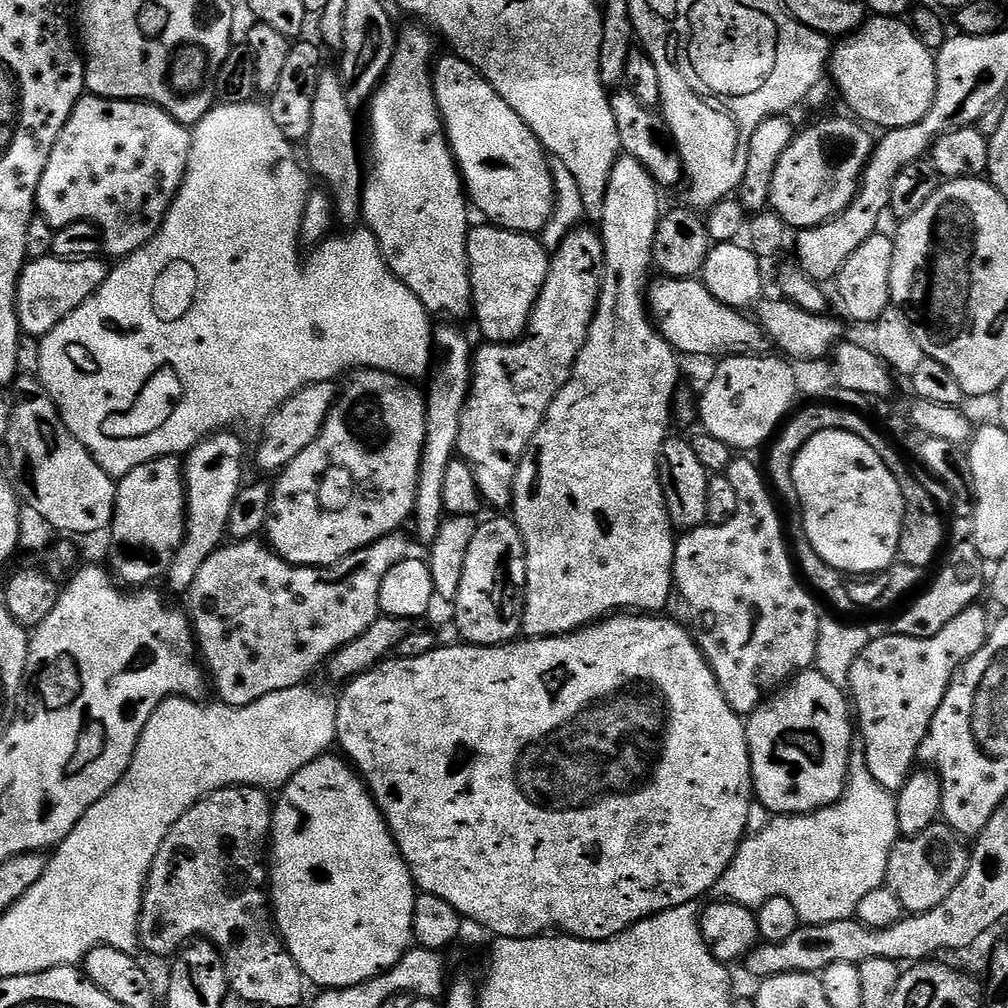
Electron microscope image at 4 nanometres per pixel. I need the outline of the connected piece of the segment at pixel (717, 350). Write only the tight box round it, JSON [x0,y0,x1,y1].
[648,278,770,358]

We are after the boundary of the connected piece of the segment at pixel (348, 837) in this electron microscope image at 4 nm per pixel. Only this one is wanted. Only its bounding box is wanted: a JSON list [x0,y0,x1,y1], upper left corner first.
[270,754,418,989]

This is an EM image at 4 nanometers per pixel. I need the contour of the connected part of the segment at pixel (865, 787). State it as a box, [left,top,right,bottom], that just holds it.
[714,735,900,926]

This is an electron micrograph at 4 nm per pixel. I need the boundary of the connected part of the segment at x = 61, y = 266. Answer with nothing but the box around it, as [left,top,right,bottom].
[16,254,110,338]

